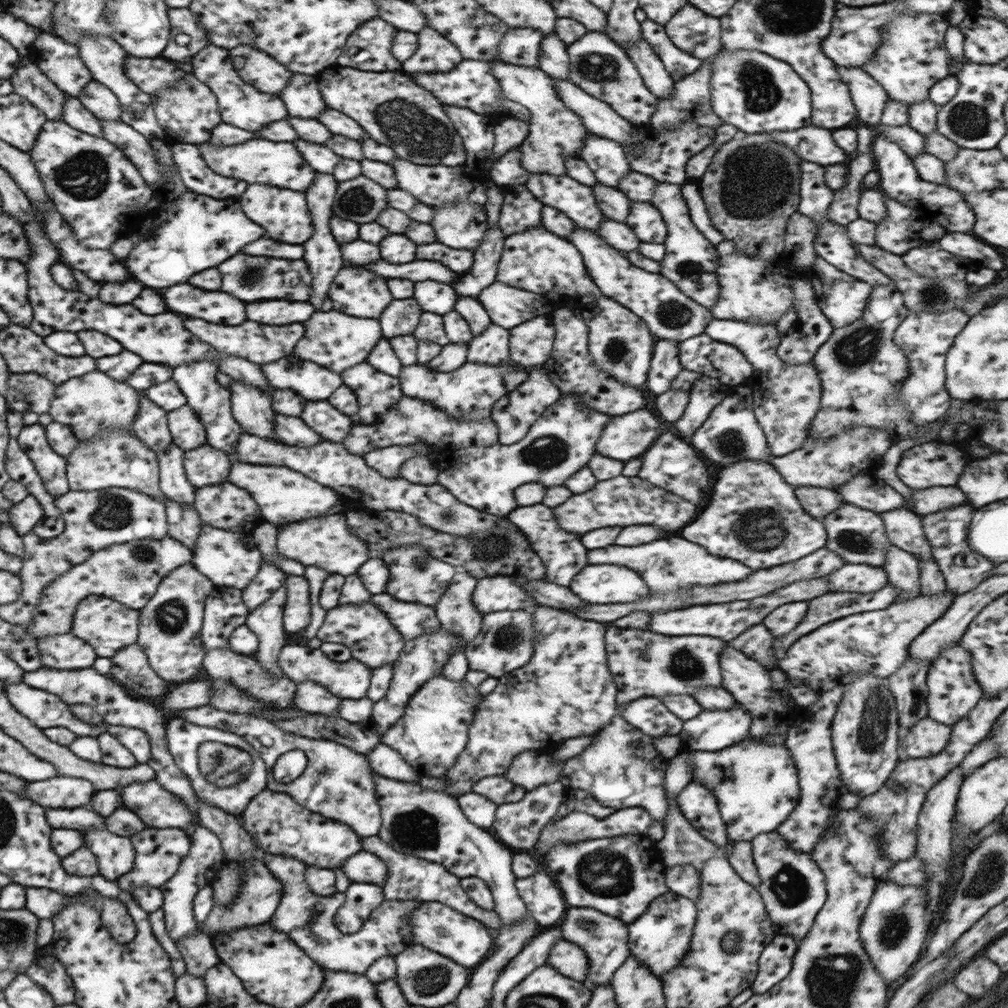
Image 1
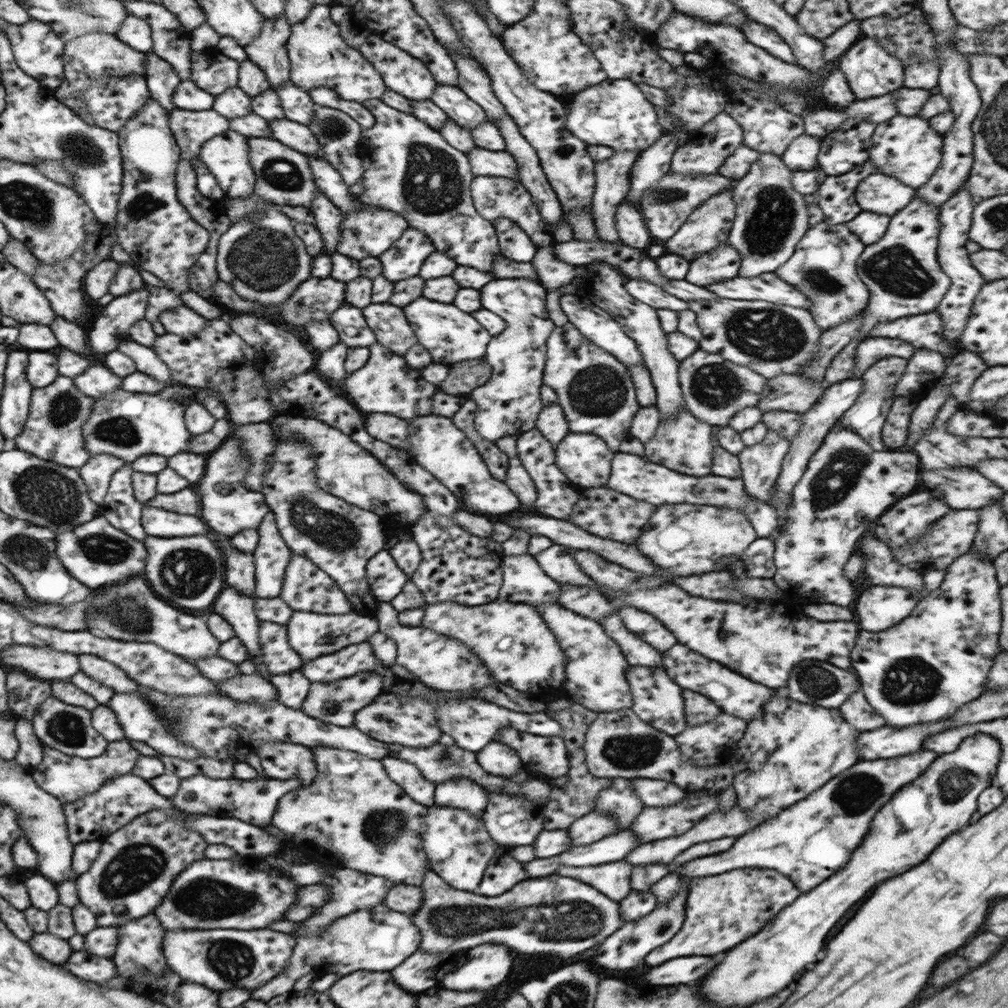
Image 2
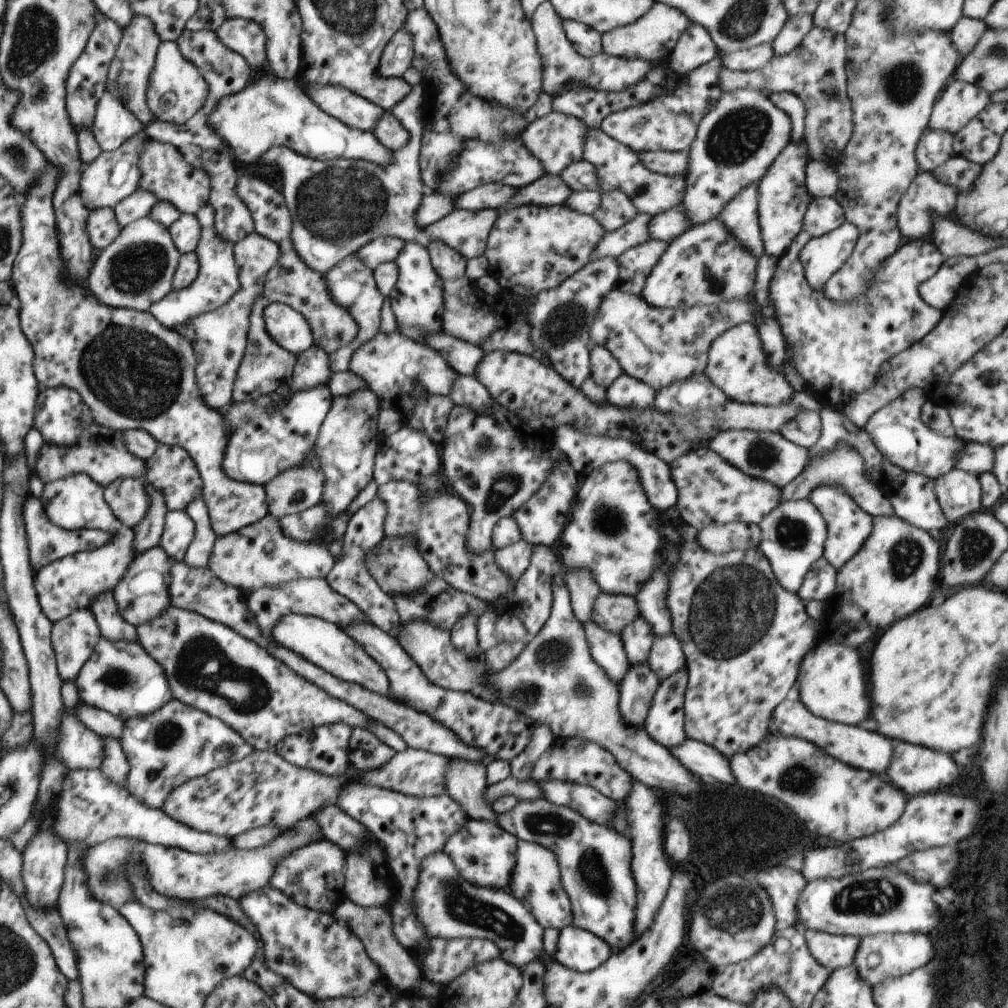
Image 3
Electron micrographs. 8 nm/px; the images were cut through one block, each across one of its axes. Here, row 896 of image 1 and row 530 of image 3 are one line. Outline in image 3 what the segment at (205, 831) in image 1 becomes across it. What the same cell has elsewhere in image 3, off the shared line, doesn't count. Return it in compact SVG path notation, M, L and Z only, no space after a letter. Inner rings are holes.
M167 511L165 529L159 545L179 563L195 535L194 521L186 511Z

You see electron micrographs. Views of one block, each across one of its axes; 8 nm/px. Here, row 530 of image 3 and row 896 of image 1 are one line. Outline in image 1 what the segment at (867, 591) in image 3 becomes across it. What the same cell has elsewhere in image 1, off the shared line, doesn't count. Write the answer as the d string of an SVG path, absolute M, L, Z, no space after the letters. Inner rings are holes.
M882 880L876 883L875 891L860 921L859 937L874 968L888 982L904 976L908 968L920 958L928 934L926 906L927 898L921 886L899 885Z

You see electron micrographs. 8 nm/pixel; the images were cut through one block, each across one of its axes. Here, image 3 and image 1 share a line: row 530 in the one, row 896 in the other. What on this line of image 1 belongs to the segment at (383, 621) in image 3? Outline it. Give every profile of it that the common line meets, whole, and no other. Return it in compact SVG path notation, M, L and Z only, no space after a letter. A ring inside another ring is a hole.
M351 882L343 893L345 901L333 916L334 924L341 933L351 934L360 930L371 912L383 902L383 887L372 883Z

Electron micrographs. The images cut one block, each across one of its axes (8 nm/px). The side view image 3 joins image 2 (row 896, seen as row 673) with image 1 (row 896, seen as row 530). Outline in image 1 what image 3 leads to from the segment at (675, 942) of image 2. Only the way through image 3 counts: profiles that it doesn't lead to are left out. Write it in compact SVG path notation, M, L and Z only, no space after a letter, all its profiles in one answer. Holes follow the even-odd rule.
M691 864L669 866L665 870L665 883L678 896L696 902L701 891L701 872Z

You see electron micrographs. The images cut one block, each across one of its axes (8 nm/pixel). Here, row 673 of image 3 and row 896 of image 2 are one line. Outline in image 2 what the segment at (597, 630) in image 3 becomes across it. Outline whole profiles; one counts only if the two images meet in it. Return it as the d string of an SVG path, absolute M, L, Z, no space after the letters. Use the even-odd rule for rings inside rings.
M625 859L598 864L598 866L560 867L554 873L580 880L584 884L590 884L590 886L593 886L598 892L602 892L604 896L608 896L614 902L624 900L632 890L630 879L633 866L632 864L628 864Z

